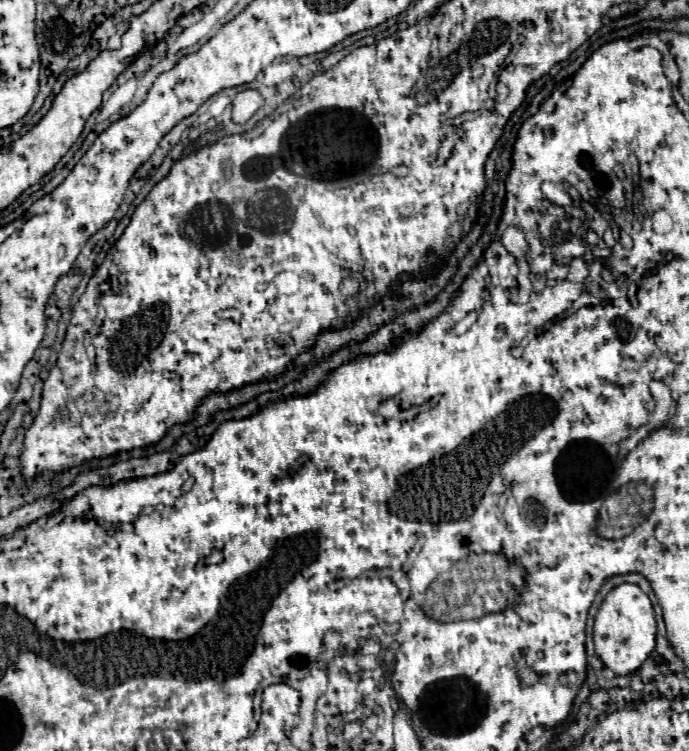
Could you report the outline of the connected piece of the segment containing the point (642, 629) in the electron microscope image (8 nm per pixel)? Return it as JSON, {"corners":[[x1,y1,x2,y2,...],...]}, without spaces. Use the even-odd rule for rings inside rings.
{"corners":[[622,583,602,601,594,621,596,655,616,675,636,673,656,647,656,619,648,595,632,583]]}

